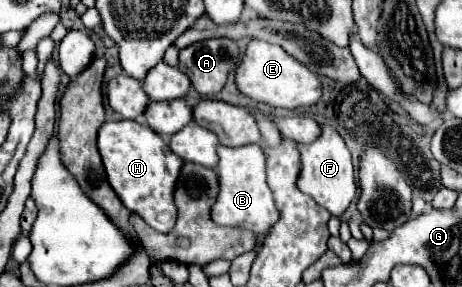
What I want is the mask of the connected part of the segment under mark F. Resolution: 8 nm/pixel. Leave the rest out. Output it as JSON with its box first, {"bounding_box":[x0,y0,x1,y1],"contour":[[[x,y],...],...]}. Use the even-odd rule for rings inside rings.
{"bounding_box":[296,125,356,217],"contour":[[[322,125],[322,133],[312,143],[296,143],[300,153],[300,175],[298,175],[298,189],[310,195],[318,205],[328,209],[334,217],[340,217],[346,207],[352,203],[356,195],[356,181],[354,181],[354,165],[350,151],[336,129],[330,125]]]}

